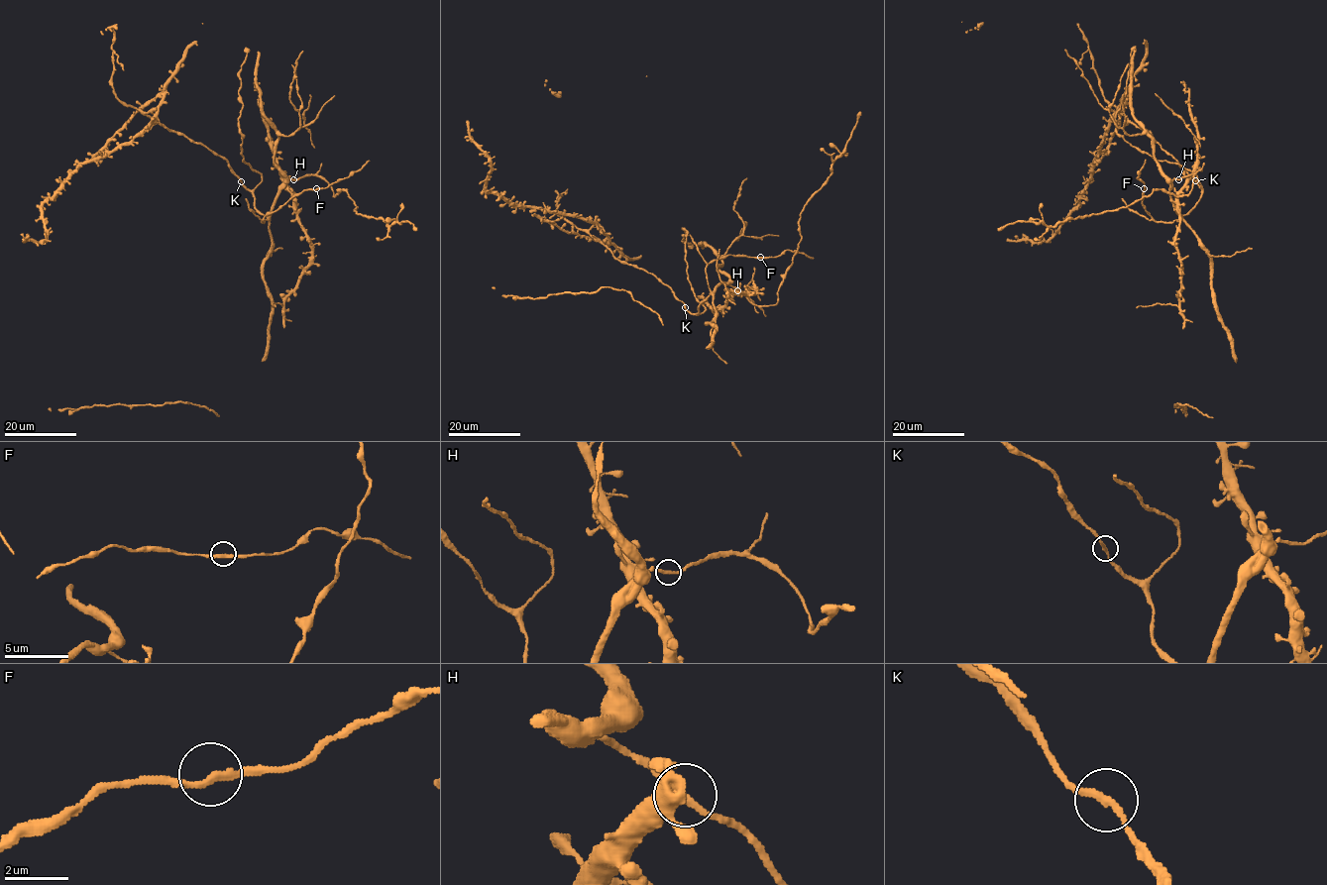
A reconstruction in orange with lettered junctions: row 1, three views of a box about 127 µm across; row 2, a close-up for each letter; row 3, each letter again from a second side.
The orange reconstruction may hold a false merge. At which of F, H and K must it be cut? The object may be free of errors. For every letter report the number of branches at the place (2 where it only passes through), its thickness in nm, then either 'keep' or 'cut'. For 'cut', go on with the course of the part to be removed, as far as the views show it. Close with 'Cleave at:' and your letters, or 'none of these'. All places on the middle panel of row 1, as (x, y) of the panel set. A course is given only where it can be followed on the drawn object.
F: 2 branches meet; 220 nm thick; keep
H: 2 branches meet; 240 nm thick; keep
K: 2 branches meet; 220 nm thick; keep
Cleave at: none of these

